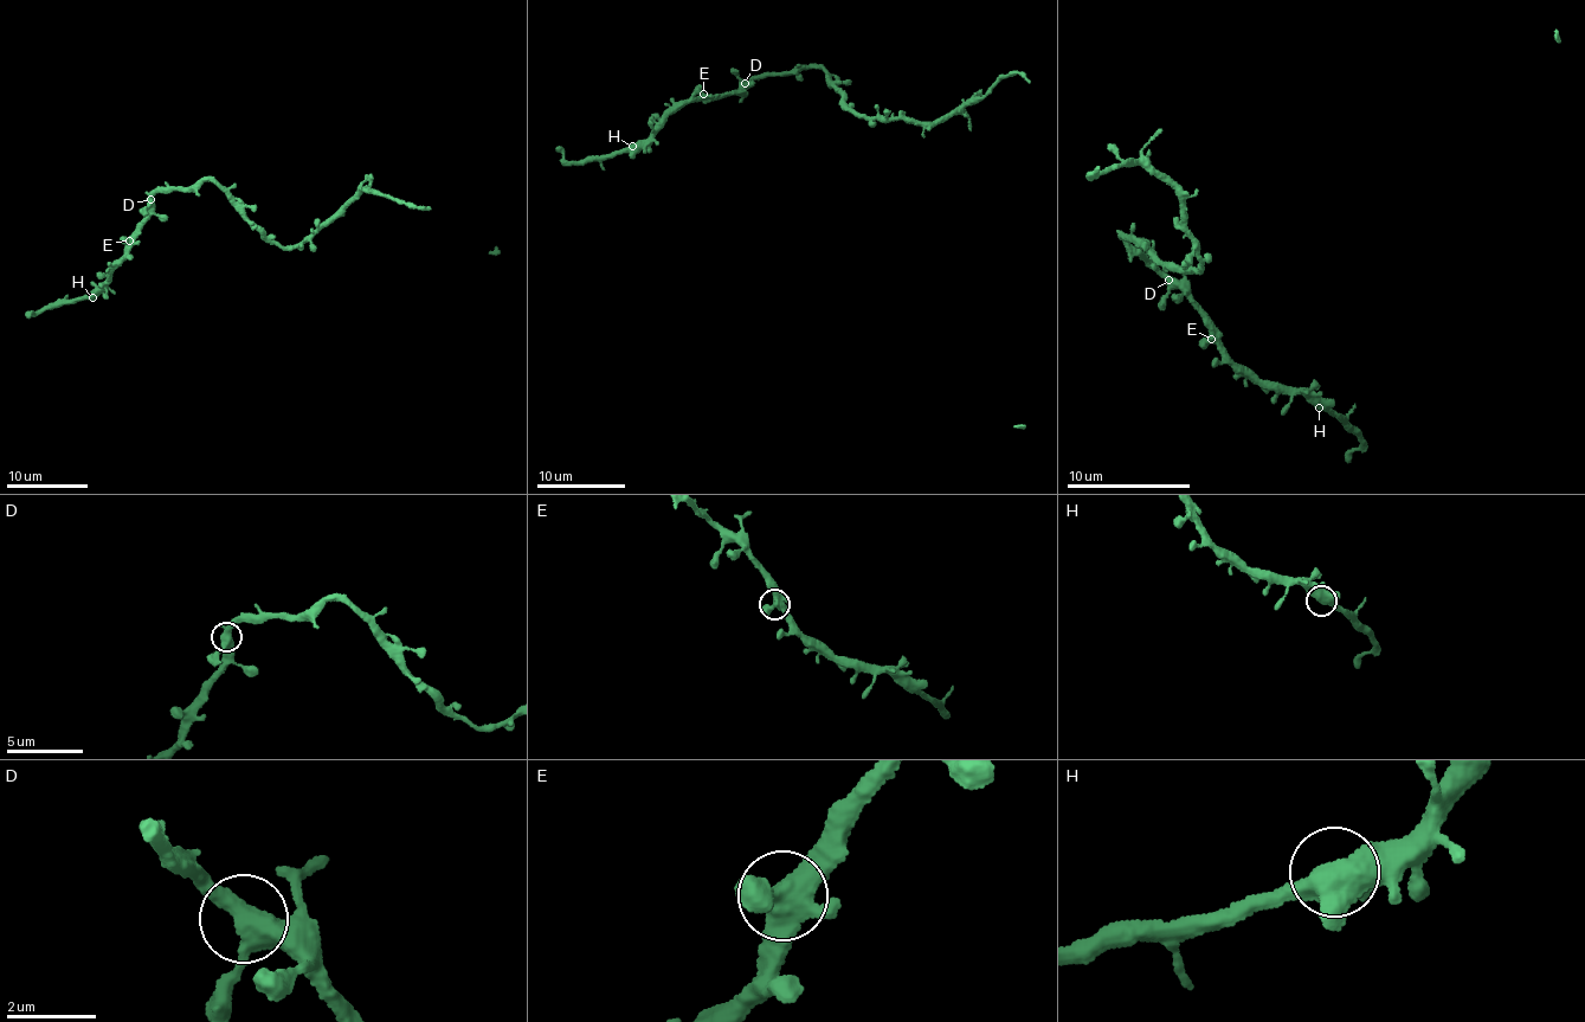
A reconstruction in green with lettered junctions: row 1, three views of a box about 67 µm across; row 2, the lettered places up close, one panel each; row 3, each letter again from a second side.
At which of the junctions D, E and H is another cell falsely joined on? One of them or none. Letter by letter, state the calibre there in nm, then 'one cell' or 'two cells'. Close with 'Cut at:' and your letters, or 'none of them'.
D: 460 nm | one cell
E: 480 nm | one cell
H: 500 nm | one cell
Cut at: none of them

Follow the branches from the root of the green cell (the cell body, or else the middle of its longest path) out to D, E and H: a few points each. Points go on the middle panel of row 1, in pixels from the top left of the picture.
D: (845, 103), (844, 94), (819, 68), (752, 77), (743, 82)
E: (845, 103), (844, 94), (819, 68), (754, 77), (734, 92), (703, 94)
H: (845, 103), (844, 94), (819, 68), (754, 77), (736, 91), (706, 94), (683, 105), (648, 140), (632, 146)

